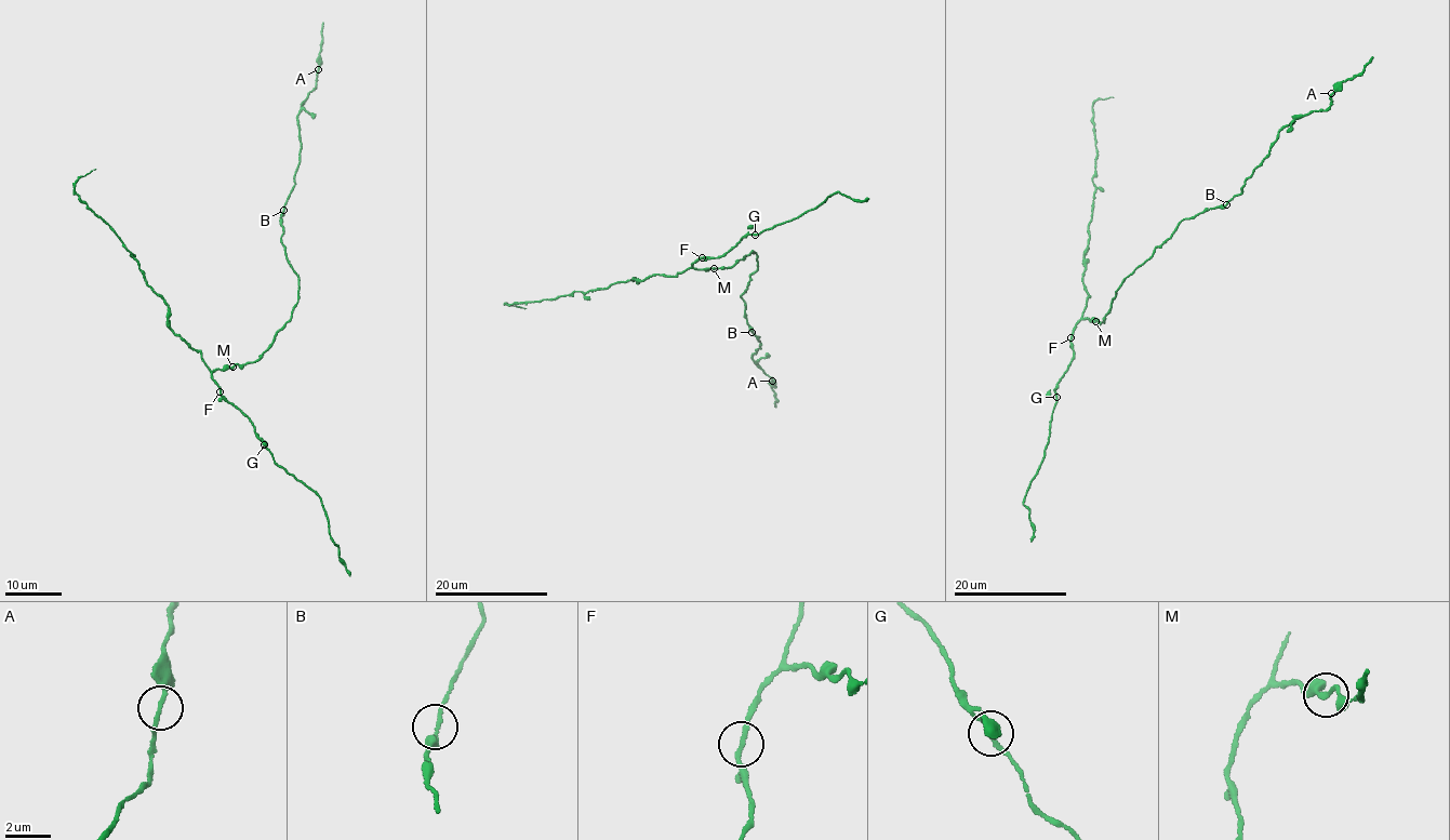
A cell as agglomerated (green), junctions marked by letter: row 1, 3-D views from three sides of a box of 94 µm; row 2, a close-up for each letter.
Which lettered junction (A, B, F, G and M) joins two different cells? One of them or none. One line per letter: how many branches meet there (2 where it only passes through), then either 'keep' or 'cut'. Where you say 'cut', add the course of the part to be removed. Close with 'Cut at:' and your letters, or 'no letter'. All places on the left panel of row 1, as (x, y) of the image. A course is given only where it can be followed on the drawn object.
A: 2 | keep
B: 2 | keep
F: 2 | keep
G: 2 | keep
M: 2 | keep
Cut at: no letter

